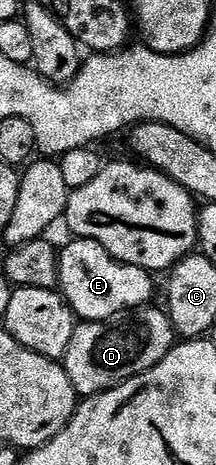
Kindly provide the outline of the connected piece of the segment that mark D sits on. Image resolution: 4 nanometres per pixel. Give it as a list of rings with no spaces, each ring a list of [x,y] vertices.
[[[156,305],[140,306],[138,310],[126,310],[115,318],[102,322],[78,321],[75,332],[71,336],[71,344],[67,344],[67,352],[63,359],[65,375],[69,377],[69,386],[81,393],[81,396],[102,394],[159,364],[167,357],[175,345],[173,325],[164,309],[156,310]]]

